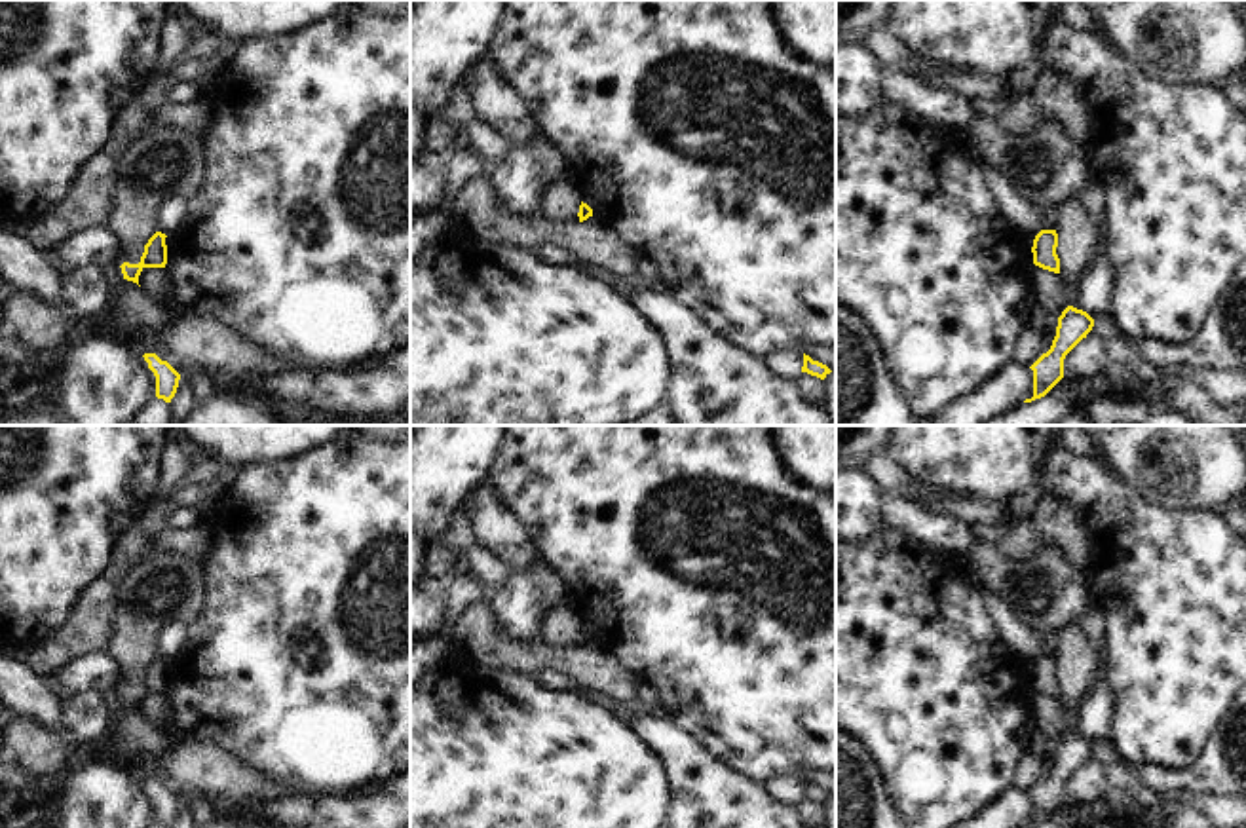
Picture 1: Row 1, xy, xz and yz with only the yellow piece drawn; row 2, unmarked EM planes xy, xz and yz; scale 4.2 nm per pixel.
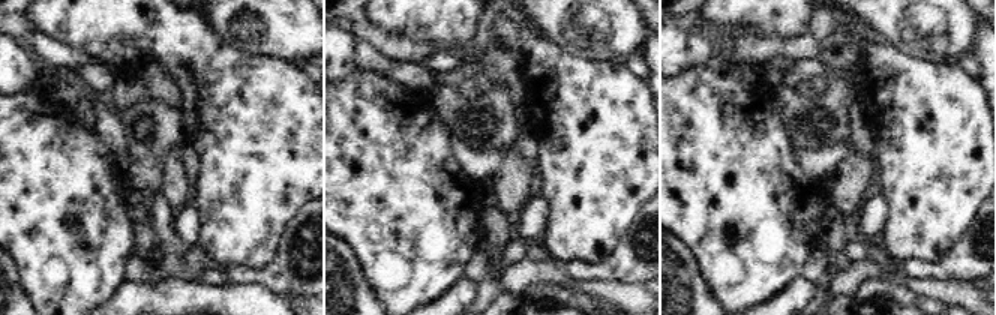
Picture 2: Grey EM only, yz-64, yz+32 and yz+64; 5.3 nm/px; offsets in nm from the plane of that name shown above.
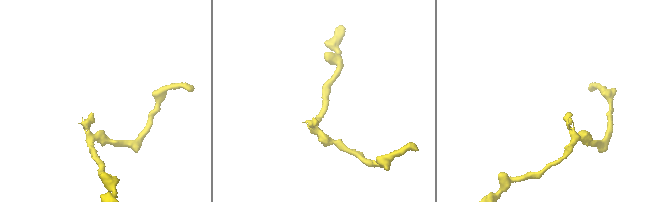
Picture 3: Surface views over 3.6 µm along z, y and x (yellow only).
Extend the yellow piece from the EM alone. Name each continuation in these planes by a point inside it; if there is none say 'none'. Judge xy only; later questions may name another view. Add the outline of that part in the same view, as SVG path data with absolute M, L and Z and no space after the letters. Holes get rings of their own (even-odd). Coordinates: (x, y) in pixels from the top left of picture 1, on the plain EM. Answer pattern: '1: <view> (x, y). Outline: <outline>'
1: xy (95, 671). Outline: M108 651L87 653L66 663L51 680L51 687L57 695L68 697L78 691L95 689L104 693L106 689L122 691L122 670Z

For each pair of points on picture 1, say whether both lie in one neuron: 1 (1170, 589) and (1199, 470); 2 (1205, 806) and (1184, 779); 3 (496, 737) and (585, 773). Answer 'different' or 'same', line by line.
1: different
2: different
3: same

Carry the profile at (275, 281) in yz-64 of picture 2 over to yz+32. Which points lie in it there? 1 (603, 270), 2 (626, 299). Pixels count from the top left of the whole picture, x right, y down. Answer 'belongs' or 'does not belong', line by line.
1: belongs
2: does not belong

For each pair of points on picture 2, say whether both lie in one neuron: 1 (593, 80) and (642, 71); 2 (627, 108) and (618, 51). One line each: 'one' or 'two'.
1: two
2: two

